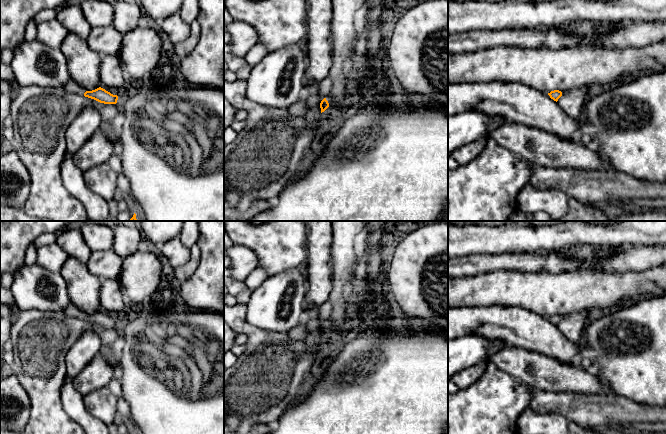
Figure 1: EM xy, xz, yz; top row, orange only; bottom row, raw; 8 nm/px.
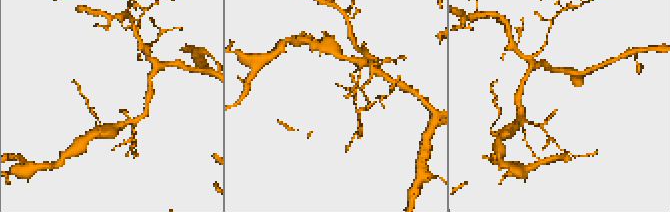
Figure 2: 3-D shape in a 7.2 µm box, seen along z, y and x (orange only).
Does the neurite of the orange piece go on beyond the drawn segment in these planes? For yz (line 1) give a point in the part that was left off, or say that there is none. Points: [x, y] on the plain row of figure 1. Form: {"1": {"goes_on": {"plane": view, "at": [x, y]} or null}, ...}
{"1": {"goes_on": null}}

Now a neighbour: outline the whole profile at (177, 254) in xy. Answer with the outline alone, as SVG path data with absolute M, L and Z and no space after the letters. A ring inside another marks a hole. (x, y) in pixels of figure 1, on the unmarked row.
M178 237L166 241L156 250L167 258L173 268L184 265L191 256L190 248L185 247Z

